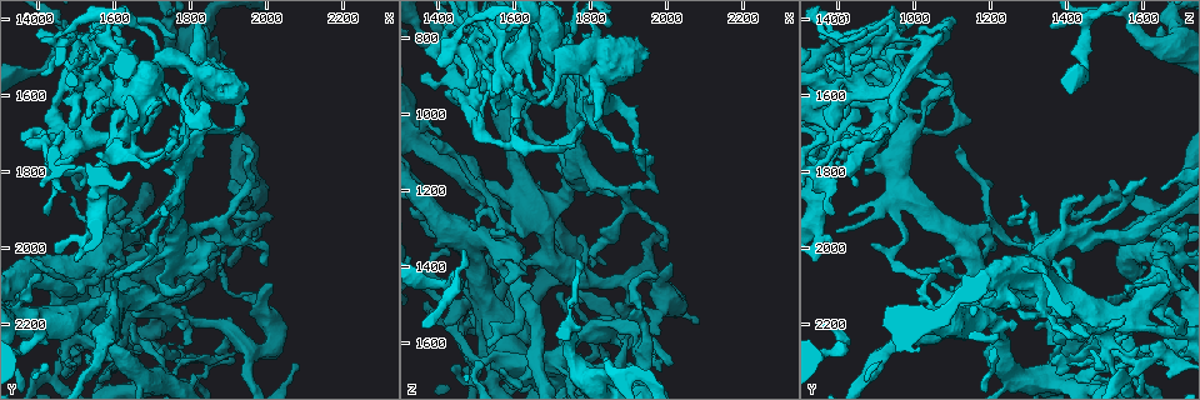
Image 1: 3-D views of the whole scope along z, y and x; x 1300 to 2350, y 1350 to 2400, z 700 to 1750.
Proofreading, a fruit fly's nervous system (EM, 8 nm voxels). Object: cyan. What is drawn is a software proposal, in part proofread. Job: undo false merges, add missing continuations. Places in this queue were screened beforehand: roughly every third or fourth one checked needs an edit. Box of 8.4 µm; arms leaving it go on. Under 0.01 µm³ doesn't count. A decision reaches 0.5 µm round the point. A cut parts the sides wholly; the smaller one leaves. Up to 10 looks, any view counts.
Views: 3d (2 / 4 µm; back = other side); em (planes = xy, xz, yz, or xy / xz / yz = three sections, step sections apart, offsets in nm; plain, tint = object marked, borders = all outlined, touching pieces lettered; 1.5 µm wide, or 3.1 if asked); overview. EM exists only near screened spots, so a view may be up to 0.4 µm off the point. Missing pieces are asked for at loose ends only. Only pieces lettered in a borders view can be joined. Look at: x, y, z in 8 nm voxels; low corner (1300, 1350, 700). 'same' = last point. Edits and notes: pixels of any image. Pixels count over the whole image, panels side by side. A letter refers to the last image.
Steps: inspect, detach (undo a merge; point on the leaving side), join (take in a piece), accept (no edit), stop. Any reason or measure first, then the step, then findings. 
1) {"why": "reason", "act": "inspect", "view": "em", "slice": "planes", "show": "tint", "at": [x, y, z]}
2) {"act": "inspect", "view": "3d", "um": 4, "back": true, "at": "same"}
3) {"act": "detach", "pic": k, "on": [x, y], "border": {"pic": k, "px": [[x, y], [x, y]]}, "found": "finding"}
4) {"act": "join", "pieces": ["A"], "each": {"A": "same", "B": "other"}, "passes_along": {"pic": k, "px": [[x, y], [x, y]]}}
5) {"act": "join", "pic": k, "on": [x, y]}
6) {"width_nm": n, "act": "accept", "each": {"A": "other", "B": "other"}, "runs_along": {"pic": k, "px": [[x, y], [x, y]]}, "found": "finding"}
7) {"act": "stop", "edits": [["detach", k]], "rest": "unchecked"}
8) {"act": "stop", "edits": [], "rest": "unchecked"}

{"why": "thick end", "act": "inspect", "view": "3d", "um": 2, "back": true, "at": [1500, 1700, 810]}

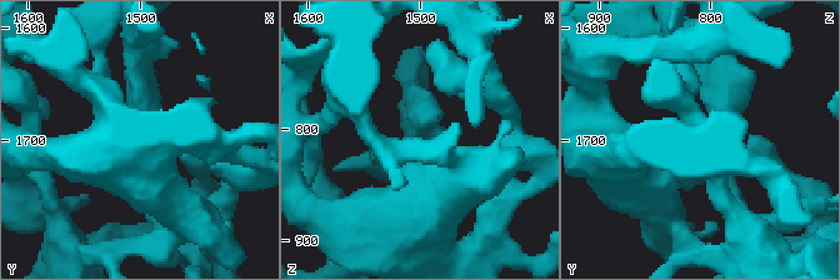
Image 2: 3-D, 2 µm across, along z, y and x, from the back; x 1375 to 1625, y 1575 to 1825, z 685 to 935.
{"why": "now the EM", "act": "inspect", "view": "em", "slice": "xz", "step": 8, "show": "tint", "at": "same"}

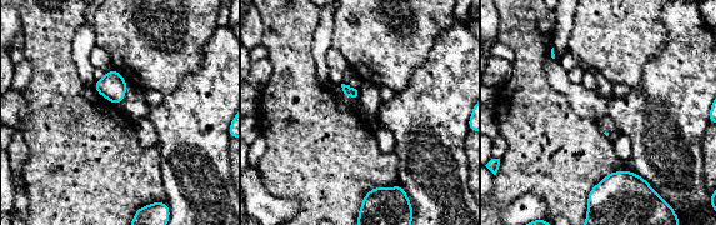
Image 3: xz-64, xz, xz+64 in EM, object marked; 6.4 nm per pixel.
{"why": "cut it another way", "act": "inspect", "view": "em", "slice": "planes", "show": "borders", "at": "same"}

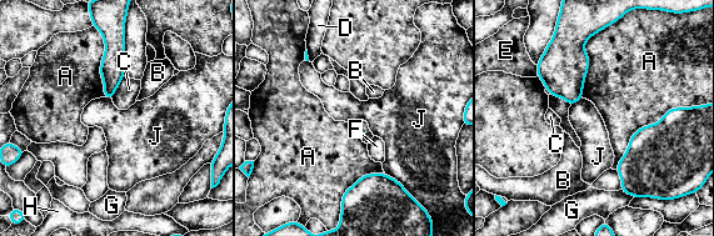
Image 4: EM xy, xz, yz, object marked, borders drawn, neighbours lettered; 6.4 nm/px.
{"longest_contact_nm": ["A", 600], "act": "accept", "each": {"A": "other", "B": "other", "C": "other", "D": "other", "E": "other", "F": "other", "G": "other", "H": "other", "J": "other"}, "found": "none of them fits"}

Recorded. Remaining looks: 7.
{"act": "inspect", "view": "3d", "um": 4, "at": [1925, 1700, 1060]}

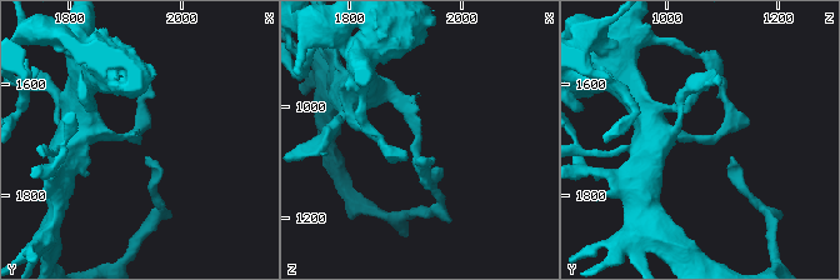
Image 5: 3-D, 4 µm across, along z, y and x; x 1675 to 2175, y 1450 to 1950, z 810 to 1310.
{"why": "now the EM", "act": "inspect", "view": "em", "slice": "xy", "step": 4, "show": "tint", "at": [1920, 1695, 1055]}

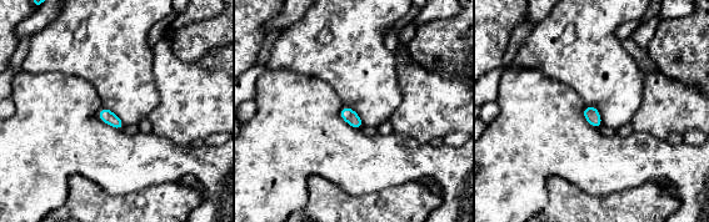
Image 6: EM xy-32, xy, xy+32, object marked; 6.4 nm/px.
{"act": "inspect", "view": "em", "slice": "planes", "show": "borders", "at": "same"}

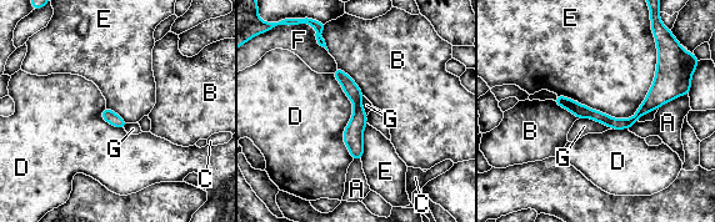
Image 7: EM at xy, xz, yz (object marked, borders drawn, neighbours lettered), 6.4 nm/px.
{"longest_contact_nm": ["E", 600], "act": "accept", "each": {"A": "other", "B": "other", "C": "other", "D": "other", "E": "other", "F": "other", "G": "other"}, "border": {"pic": 7, "px": [[658, 51], [629, 119], [578, 102]]}, "found": "continuous, no second neuron"}

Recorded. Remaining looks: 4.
{"why": "sudden change in width", "act": "inspect", "view": "3d", "um": 4, "at": [1450, 2130, 1345]}

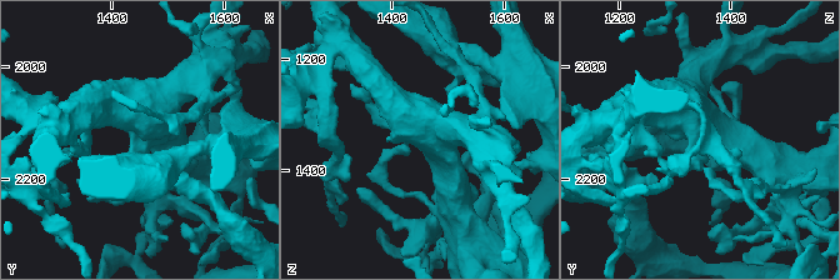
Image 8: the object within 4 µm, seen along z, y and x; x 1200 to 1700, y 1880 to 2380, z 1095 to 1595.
{"why": "shape alone is not enough", "act": "inspect", "view": "em", "slice": "xz", "step": 8, "show": "tint", "at": [1450, 2130, 1340]}

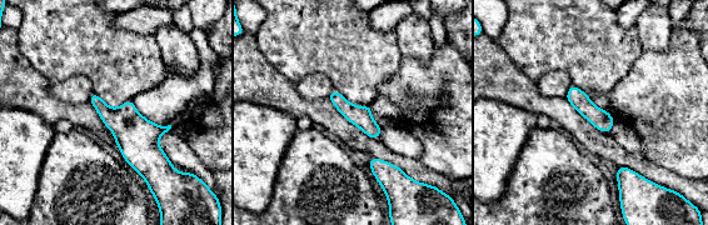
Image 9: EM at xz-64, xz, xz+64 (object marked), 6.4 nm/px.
{"why": "another direction", "act": "inspect", "view": "em", "slice": "planes", "show": "borders", "at": "same"}

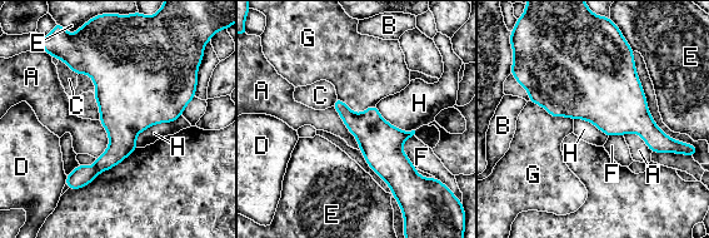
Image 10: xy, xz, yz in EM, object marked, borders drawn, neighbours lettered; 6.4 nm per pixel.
{"act": "accept", "each": {"A": "other", "B": "other", "C": "other", "D": "other", "E": "other", "F": "other", "G": "other", "H": "other"}, "border": {"pic": 10, "px": [[529, 100], [553, 117], [573, 119]]}, "found": "continuous, no second neuron"}

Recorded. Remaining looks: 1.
{"act": "stop", "edits": [], "rest": "unchecked"}

